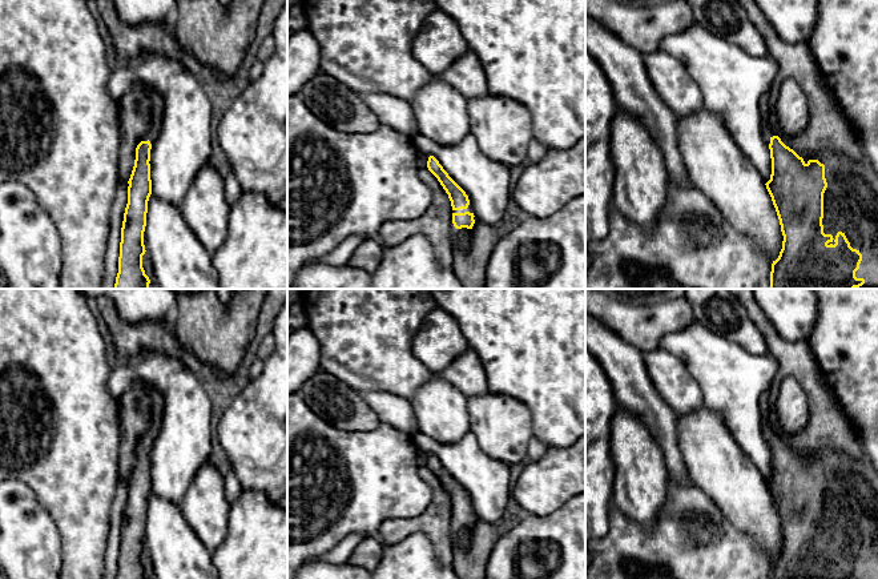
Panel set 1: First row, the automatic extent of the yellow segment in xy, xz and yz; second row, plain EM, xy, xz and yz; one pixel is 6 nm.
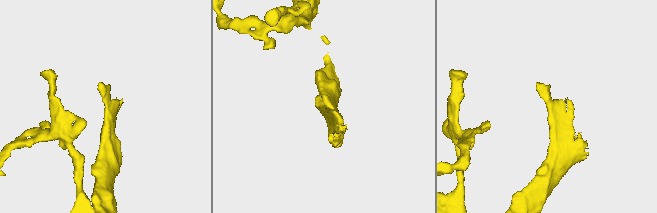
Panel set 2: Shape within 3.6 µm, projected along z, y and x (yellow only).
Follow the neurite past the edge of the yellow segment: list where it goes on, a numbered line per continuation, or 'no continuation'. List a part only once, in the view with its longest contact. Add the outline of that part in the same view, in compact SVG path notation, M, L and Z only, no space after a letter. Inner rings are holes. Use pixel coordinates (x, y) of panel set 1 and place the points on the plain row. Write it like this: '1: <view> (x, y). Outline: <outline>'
1: yz (850, 499). Outline: M825 450L818 459L825 463L827 486L823 491L823 531L835 538L842 530L850 544L862 552L857 576L878 579L878 471L869 458L854 459L834 450ZM834 538L830 542L835 542Z

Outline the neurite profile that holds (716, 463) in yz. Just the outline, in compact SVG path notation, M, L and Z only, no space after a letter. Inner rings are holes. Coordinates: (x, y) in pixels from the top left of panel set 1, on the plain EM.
M704 405L690 414L677 415L677 439L690 482L697 484L729 522L773 562L780 554L784 539L776 506L761 473L740 449L725 421Z

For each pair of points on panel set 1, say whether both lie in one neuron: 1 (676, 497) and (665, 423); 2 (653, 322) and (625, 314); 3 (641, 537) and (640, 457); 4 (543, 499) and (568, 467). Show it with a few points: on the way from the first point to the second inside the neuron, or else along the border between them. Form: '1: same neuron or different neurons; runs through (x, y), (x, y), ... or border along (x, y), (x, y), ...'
1: different neurons; border along (668, 475), (681, 485), (691, 482)
2: same neuron; runs through (647, 322), (632, 321)
3: different neurons; border along (664, 503), (649, 525), (629, 519), (616, 506)
4: same neuron; runs through (544, 491), (560, 475)

